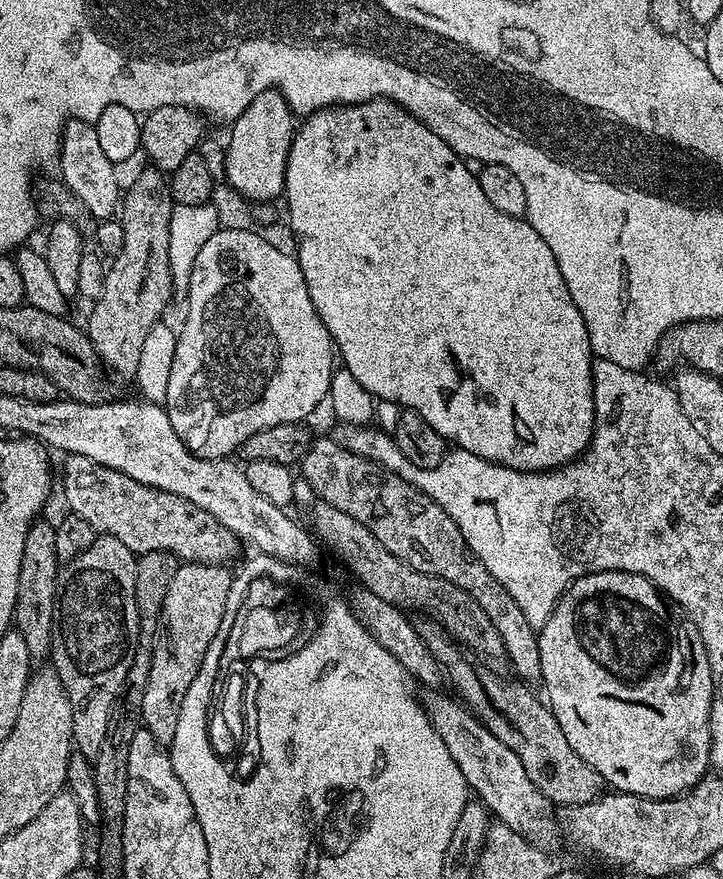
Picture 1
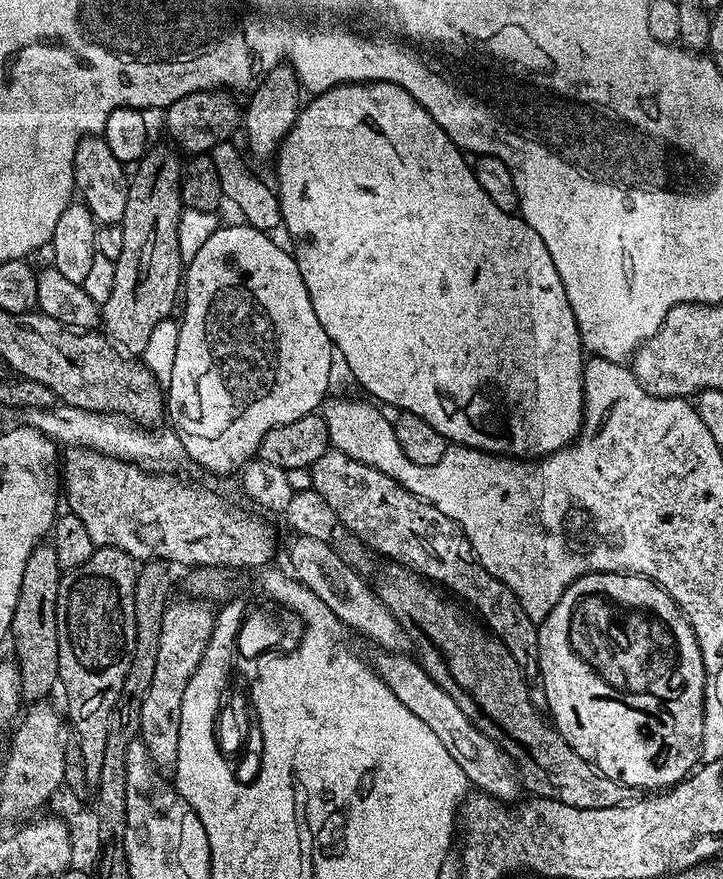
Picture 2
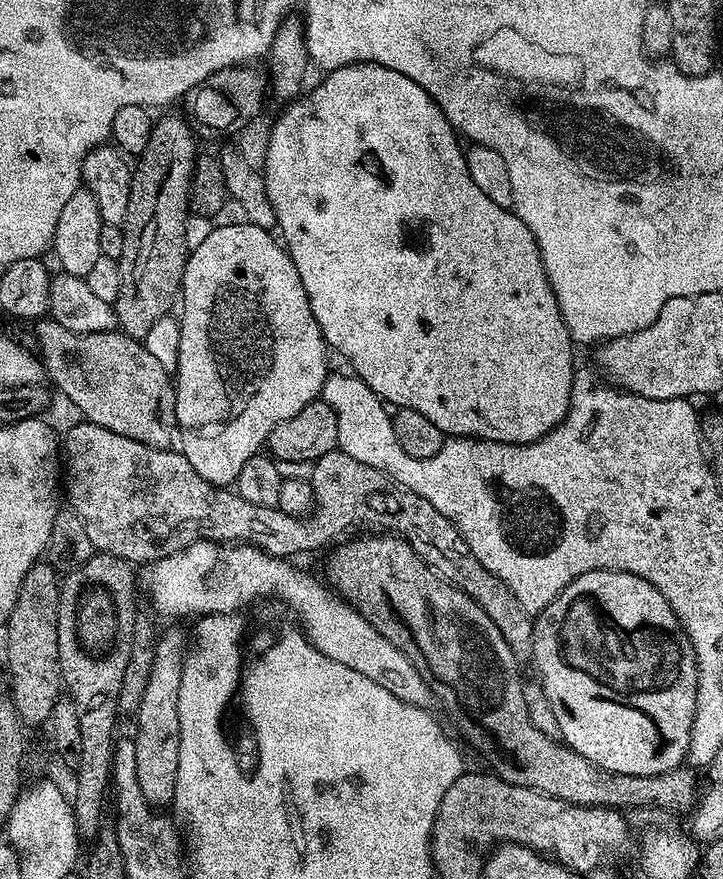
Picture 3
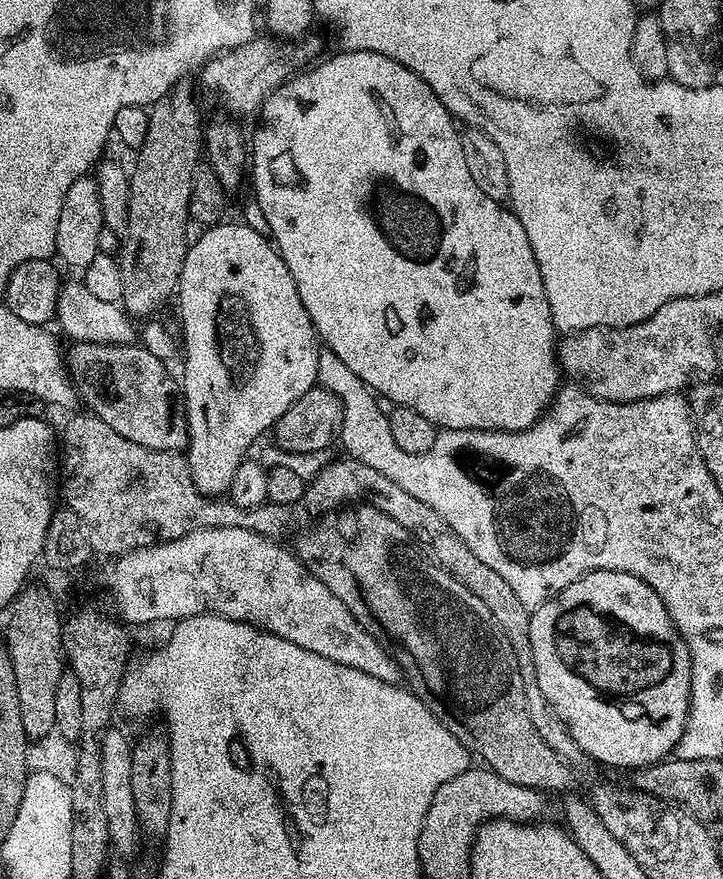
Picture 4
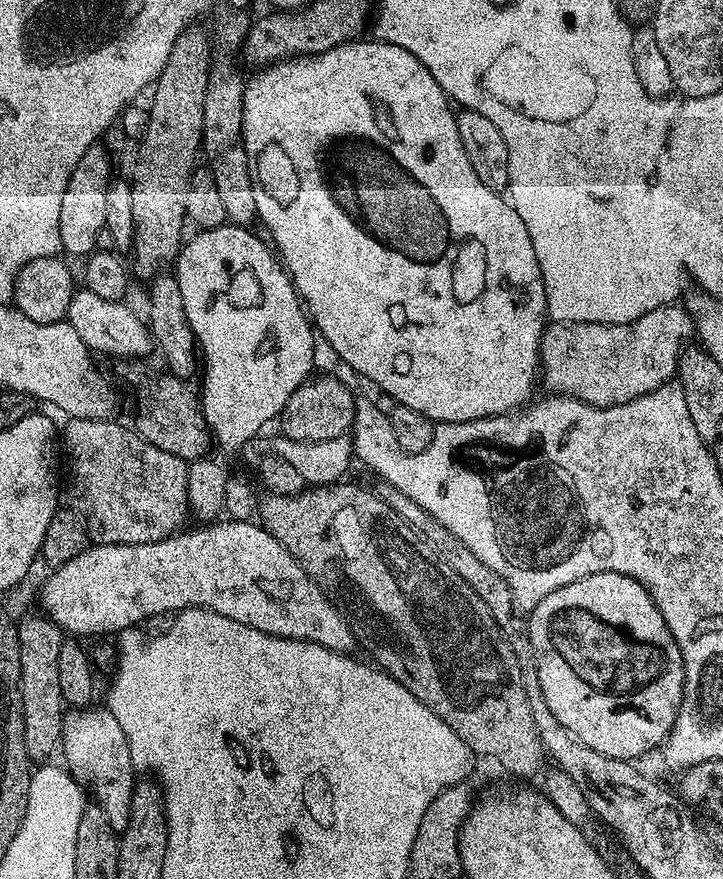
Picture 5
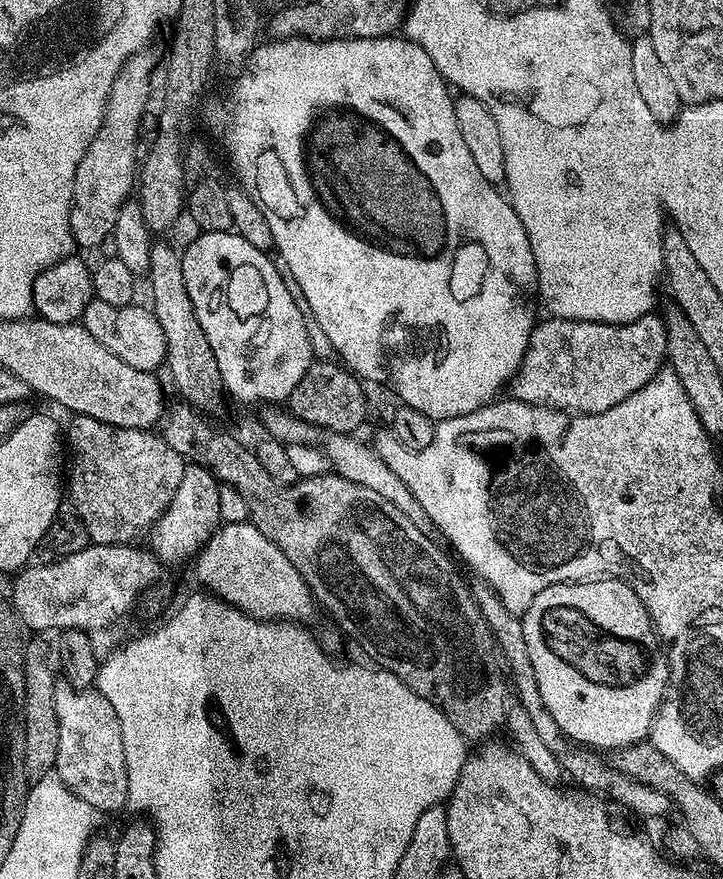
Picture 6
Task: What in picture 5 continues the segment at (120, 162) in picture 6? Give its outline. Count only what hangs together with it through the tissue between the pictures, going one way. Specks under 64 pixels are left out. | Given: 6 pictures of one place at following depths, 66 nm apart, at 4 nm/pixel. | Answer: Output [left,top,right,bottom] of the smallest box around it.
[60,146,113,258]

